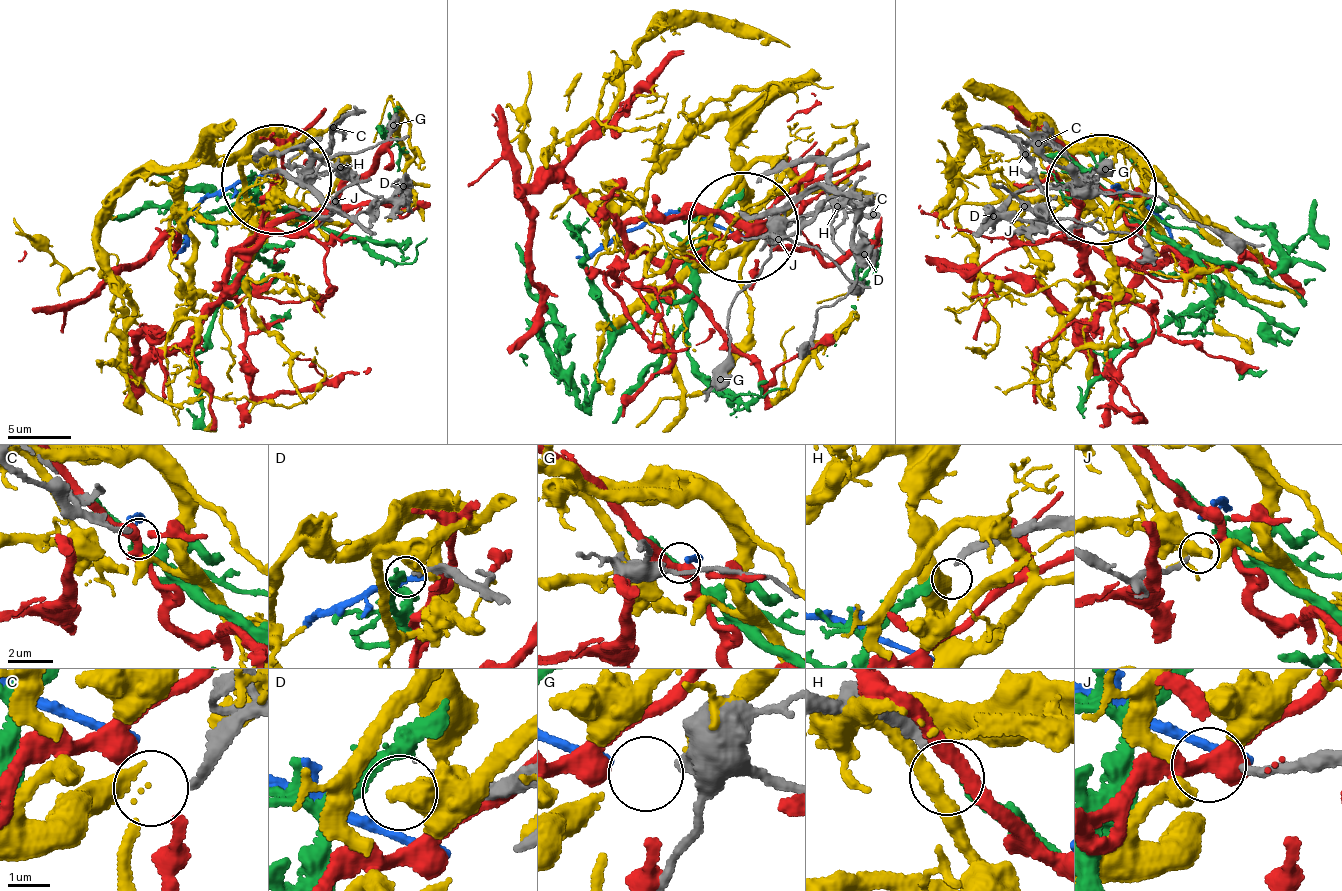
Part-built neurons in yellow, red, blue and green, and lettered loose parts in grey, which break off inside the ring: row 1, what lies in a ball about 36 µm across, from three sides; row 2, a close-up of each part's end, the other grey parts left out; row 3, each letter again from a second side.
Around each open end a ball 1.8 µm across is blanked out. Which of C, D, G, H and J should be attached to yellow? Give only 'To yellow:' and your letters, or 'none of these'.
To yellow: J

